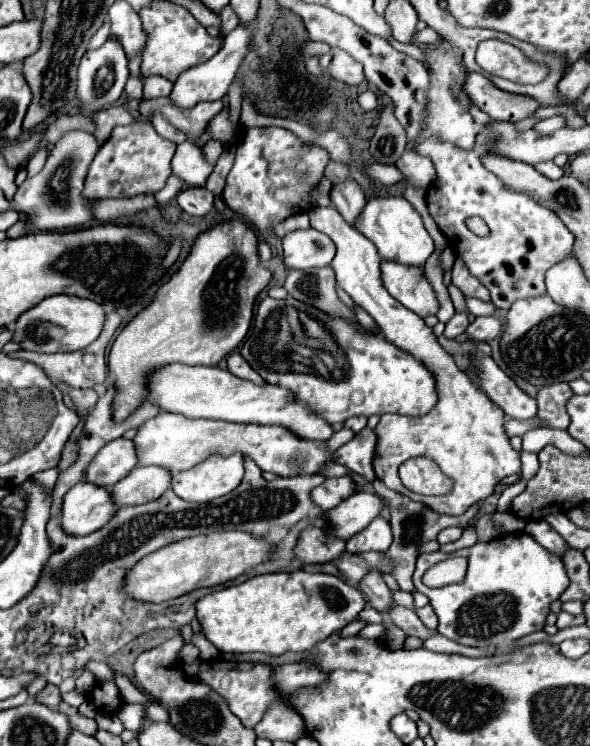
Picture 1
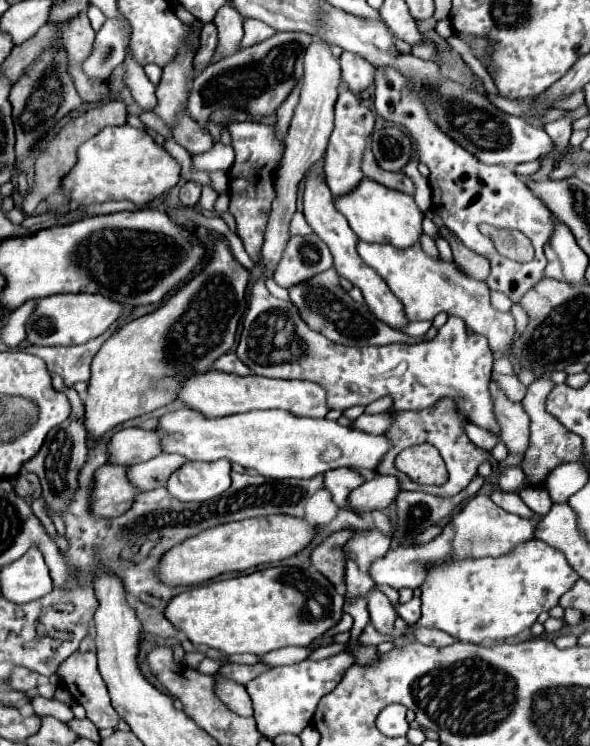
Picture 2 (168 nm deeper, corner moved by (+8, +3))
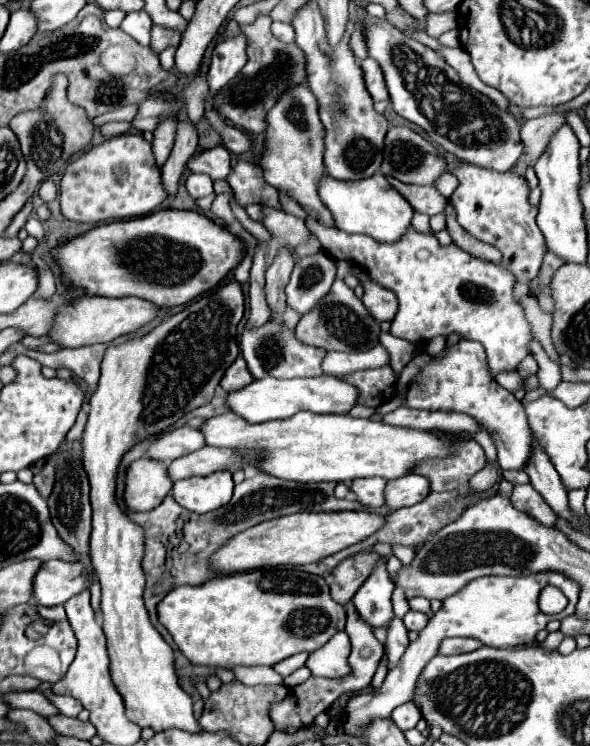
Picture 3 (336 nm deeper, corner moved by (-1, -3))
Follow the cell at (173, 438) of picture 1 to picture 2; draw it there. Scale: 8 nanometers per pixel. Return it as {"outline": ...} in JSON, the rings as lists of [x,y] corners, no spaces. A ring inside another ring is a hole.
{"outline":[[[185,407],[161,417],[159,429],[165,429],[169,433],[169,437],[163,439],[165,453],[179,453],[189,461],[227,459],[273,479],[311,479],[337,467],[375,471],[381,457],[391,449],[387,435],[369,435],[353,427],[343,427],[337,421],[329,421],[325,417],[295,417],[283,409],[249,411],[213,419]],[[171,433],[181,433],[181,439],[175,439]]]}

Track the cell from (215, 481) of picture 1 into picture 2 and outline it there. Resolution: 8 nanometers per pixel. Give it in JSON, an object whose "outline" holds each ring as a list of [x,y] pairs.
{"outline":[[[219,459],[215,463],[205,461],[187,461],[181,469],[177,469],[167,483],[169,493],[179,501],[207,501],[231,485],[231,463]]]}

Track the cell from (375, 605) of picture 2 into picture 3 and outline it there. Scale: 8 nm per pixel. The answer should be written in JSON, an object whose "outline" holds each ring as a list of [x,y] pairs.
{"outline":[[[394,617],[388,625],[388,637],[386,637],[386,655],[390,661],[390,667],[400,659],[404,649],[408,647],[408,629],[404,627],[400,617]]]}

